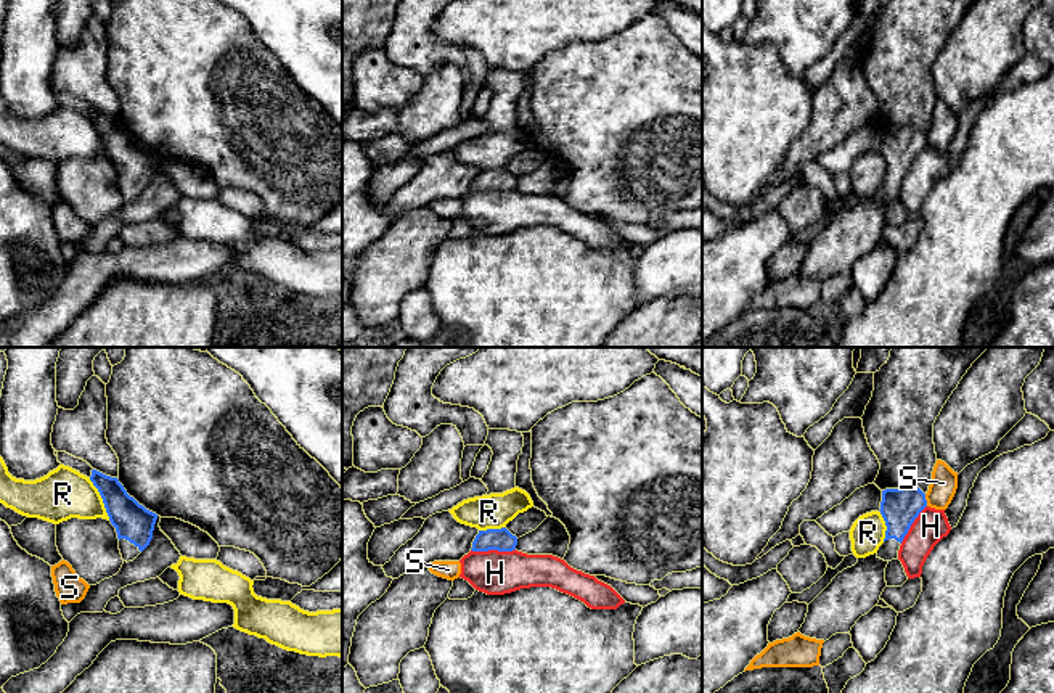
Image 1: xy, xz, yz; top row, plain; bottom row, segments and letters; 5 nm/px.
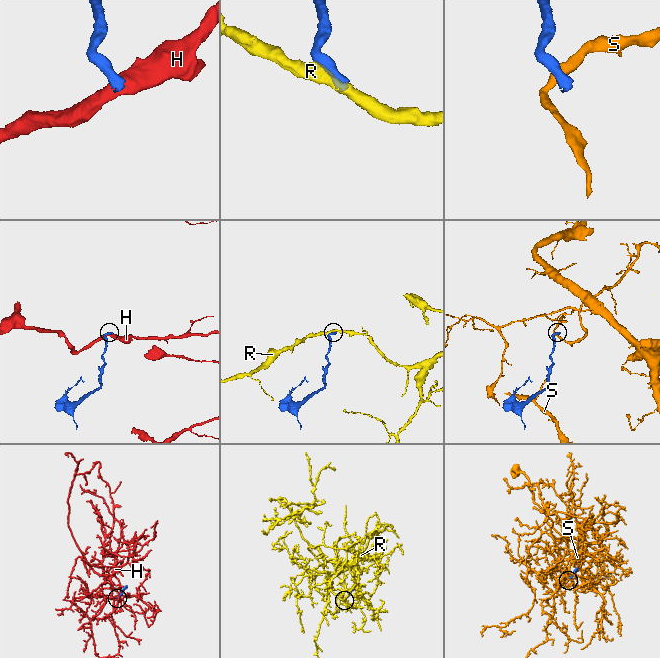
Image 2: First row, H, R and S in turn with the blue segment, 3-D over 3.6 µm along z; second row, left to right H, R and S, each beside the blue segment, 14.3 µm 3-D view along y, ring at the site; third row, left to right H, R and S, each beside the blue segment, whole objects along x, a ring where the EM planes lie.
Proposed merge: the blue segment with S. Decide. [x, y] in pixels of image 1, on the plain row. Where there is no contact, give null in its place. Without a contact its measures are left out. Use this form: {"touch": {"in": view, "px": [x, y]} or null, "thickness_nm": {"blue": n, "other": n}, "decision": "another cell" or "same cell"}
{"touch": {"in": "yz", "px": [926, 140]}, "thickness_nm": {"blue": 190, "other": 140}, "decision": "another cell"}

